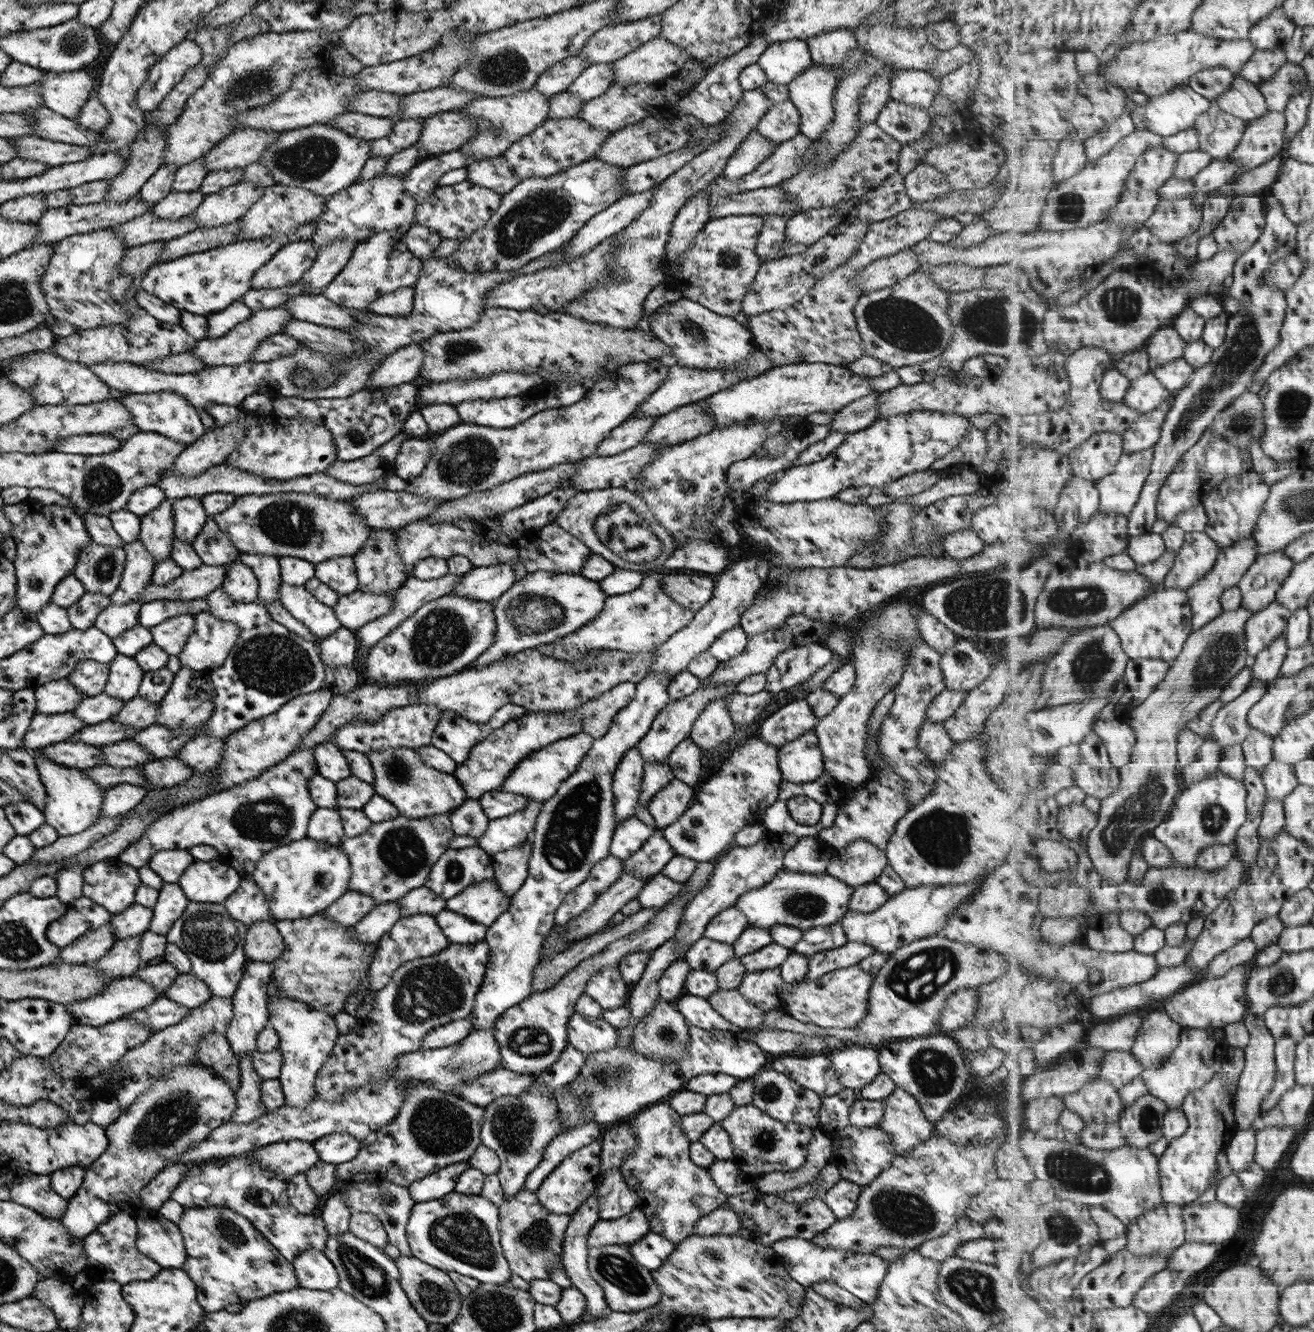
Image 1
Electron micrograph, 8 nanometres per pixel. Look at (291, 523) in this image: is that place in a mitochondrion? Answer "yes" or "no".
yes

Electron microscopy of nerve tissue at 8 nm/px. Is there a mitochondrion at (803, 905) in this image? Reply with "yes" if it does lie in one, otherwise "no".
yes

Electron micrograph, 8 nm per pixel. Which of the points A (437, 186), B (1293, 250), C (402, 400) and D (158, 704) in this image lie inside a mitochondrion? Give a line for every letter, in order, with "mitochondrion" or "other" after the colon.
A: other
B: other
C: other
D: other

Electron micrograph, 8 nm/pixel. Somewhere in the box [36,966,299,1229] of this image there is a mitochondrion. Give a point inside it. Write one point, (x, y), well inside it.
(164, 1123)

